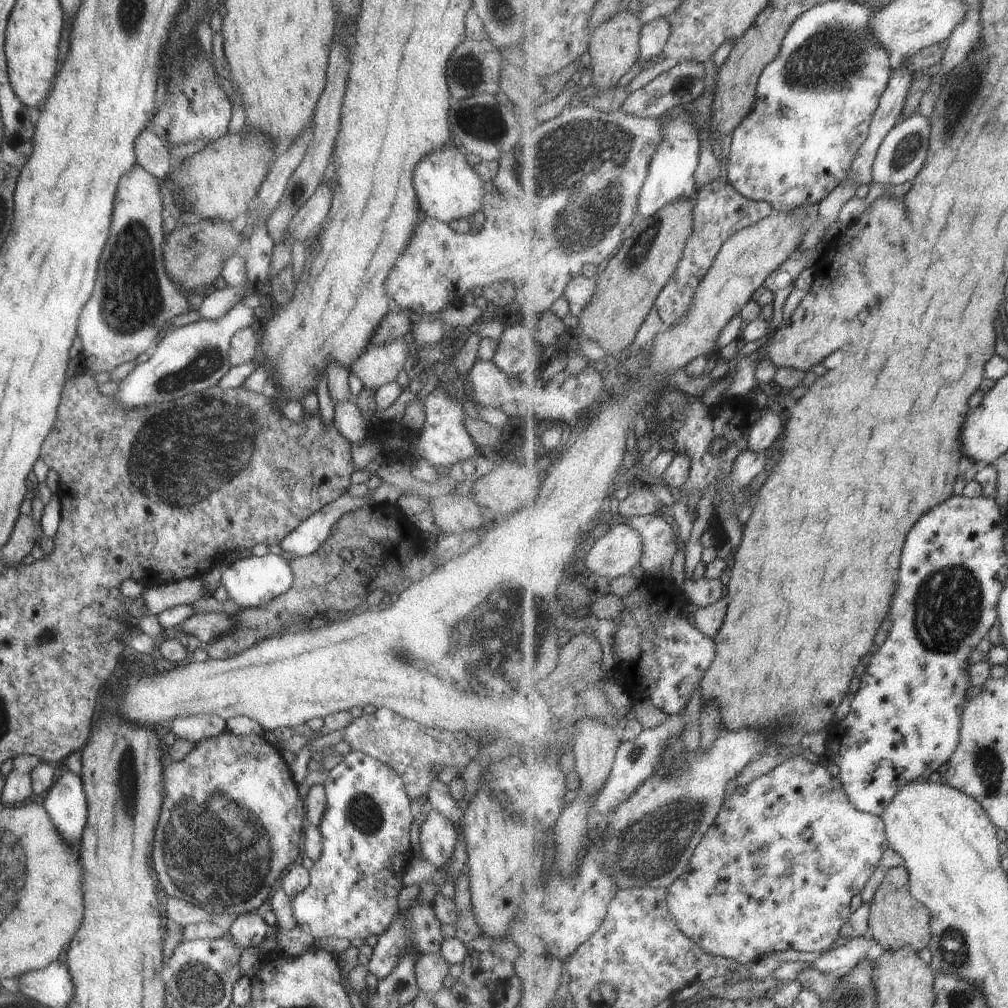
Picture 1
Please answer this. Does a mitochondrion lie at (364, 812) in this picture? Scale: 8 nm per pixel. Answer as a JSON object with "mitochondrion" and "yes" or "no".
{"mitochondrion":"yes"}

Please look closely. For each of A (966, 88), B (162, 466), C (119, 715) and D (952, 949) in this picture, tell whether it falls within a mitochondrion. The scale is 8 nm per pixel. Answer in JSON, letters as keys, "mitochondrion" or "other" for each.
{"A":"mitochondrion","B":"mitochondrion","C":"other","D":"mitochondrion"}

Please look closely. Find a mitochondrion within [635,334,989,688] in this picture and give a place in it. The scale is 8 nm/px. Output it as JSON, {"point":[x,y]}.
{"point":[948,607]}

